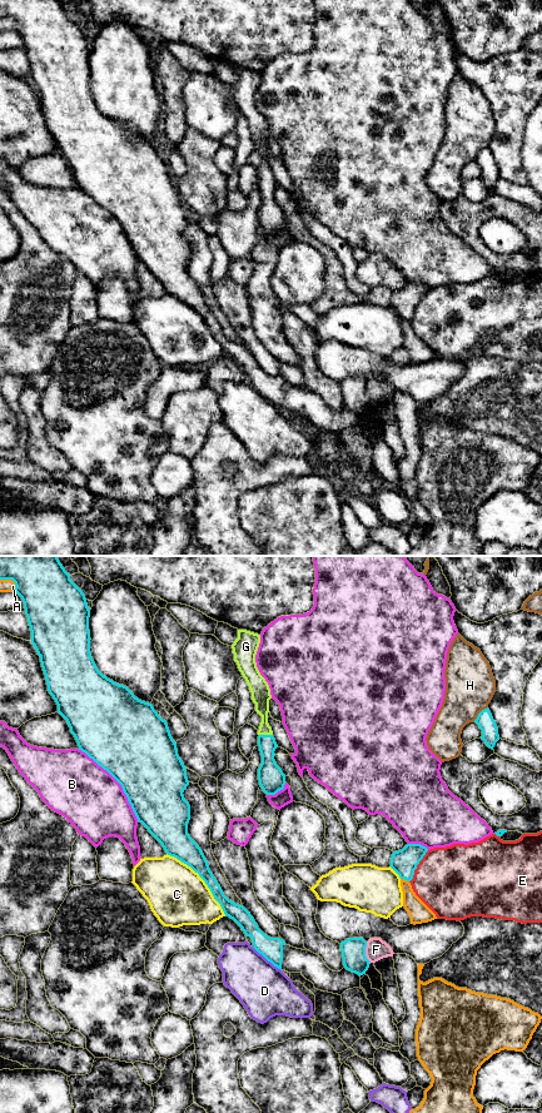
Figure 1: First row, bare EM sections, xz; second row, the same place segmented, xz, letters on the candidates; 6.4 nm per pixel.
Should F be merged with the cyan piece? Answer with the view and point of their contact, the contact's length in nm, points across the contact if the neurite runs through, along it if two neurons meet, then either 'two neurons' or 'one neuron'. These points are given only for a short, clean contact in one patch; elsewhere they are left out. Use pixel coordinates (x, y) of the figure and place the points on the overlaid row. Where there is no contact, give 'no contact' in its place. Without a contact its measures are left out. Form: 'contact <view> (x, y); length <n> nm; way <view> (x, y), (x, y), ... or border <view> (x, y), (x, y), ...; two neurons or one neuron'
contact xz (364, 953); length 150 nm; border xz (366, 942), (366, 958), (369, 963); two neurons

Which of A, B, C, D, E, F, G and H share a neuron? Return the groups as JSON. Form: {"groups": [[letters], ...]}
{"groups": [["A"], ["B"], ["C"], ["D"], ["E"], ["F"], ["G"], ["H"]]}

